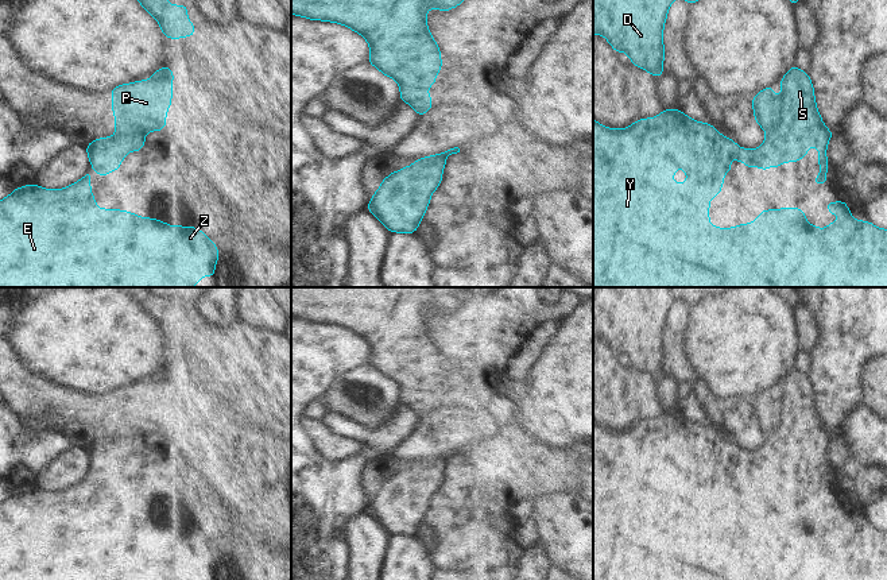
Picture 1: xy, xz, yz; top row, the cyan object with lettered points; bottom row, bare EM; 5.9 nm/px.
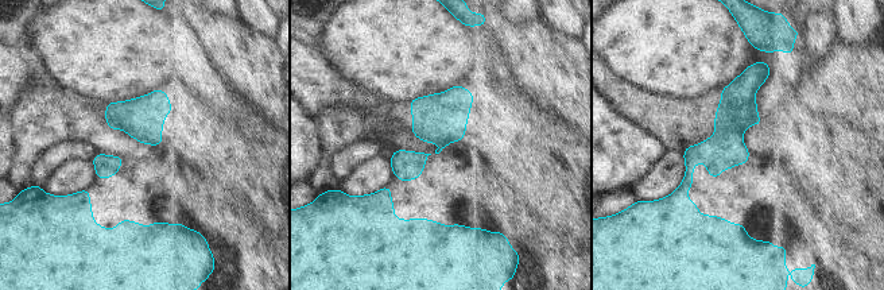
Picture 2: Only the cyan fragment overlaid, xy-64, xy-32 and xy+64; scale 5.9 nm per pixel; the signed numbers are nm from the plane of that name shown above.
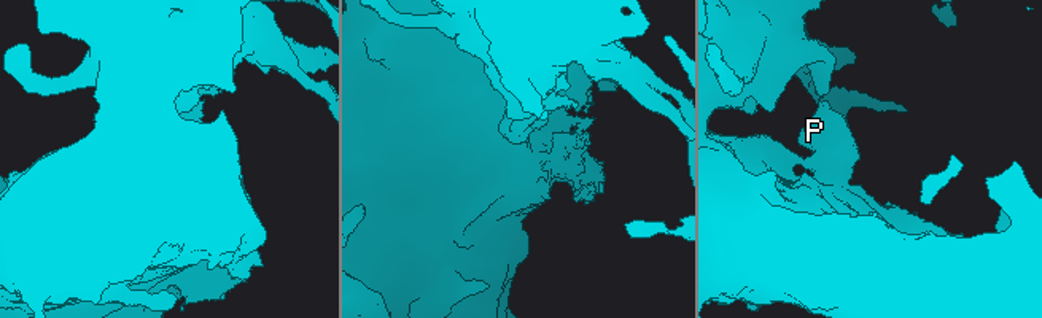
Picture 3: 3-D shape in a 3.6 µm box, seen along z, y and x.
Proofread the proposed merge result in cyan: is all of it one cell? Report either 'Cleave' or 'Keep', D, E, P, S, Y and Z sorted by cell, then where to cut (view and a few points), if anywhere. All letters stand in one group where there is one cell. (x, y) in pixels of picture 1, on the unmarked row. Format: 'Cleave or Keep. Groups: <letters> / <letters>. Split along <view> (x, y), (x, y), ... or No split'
Cleave. Groups: D E S Y Z / P. Split along yz (782, 401), (782, 424), (767, 437)

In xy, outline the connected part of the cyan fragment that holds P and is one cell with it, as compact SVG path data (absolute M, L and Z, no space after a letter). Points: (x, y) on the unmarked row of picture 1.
M160 382L124 386L111 393L115 437L146 437L166 429L173 388Z

